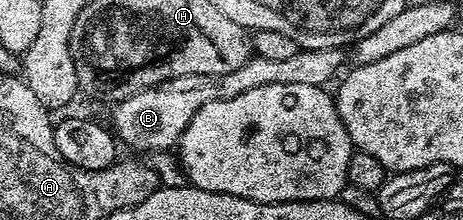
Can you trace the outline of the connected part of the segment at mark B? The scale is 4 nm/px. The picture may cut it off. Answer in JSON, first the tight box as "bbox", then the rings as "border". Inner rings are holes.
{"bbox":[112,49,342,151],"border":[[[299,49],[295,57],[284,61],[267,61],[250,58],[249,62],[239,65],[235,73],[222,75],[188,75],[163,81],[146,91],[124,96],[113,111],[112,130],[122,144],[134,147],[137,151],[165,151],[168,147],[176,148],[181,141],[181,134],[187,129],[191,117],[199,113],[205,103],[216,99],[239,97],[247,89],[259,89],[259,85],[315,85],[325,87],[328,79],[341,67],[342,52],[337,49],[319,49],[307,51]]]}

